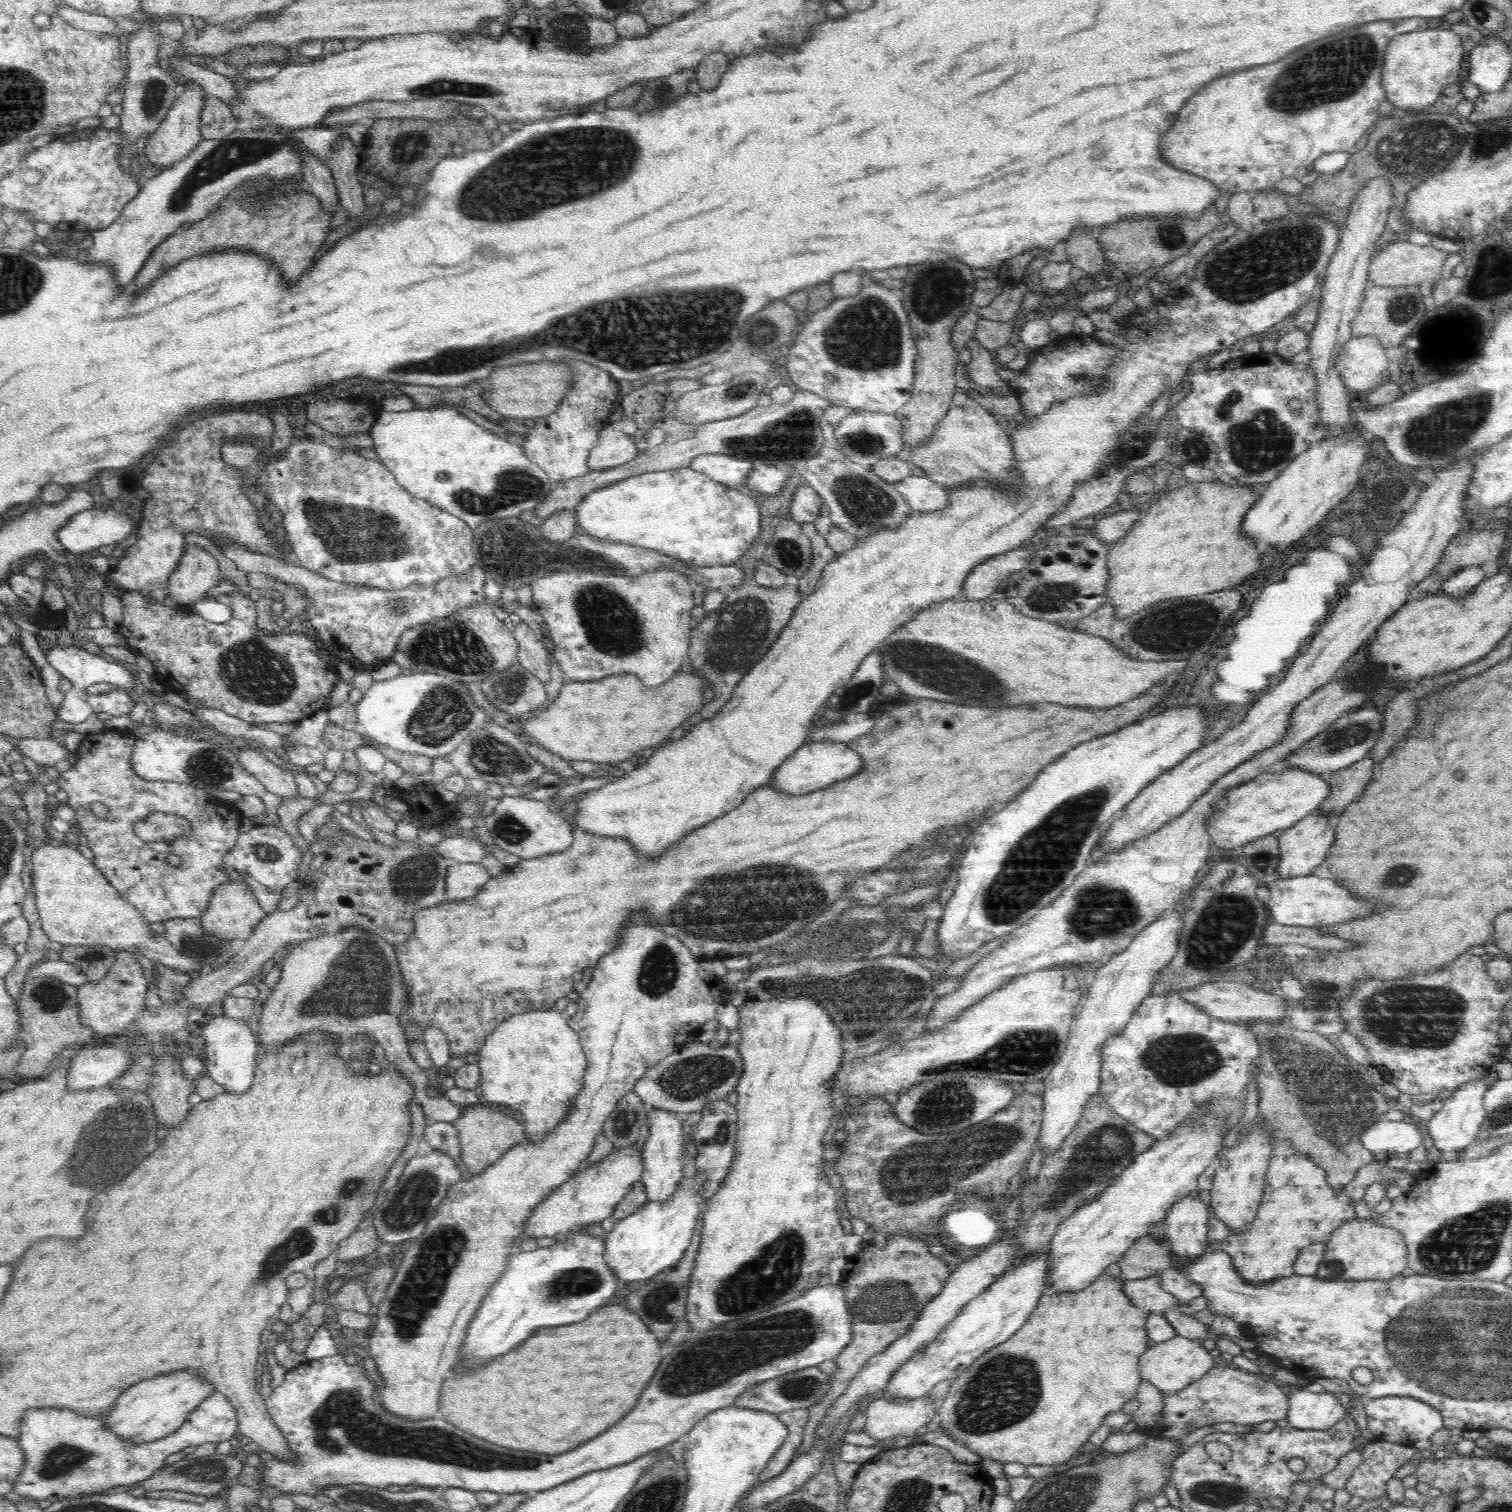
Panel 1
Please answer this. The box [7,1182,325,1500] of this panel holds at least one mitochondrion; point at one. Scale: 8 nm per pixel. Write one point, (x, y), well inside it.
(61, 1458)

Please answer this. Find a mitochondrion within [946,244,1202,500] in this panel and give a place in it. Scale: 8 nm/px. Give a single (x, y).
(1086, 379)

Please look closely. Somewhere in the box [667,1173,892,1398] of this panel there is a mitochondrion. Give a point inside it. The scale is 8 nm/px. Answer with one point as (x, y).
(776, 1269)

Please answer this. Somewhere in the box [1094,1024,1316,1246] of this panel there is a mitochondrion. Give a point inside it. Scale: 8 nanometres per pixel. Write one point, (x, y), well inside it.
(1162, 1058)

